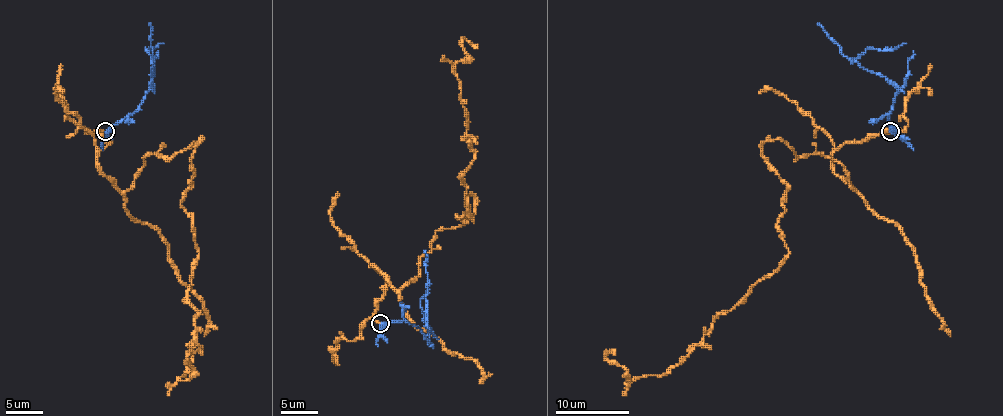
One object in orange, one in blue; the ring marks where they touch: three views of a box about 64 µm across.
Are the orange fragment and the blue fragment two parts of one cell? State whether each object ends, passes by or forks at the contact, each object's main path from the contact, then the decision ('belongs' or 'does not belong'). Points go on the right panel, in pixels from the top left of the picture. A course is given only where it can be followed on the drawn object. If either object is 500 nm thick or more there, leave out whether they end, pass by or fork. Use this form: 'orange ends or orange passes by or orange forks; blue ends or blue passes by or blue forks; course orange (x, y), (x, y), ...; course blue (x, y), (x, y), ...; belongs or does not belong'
orange ends; blue passes by; course orange (889, 132), (832, 154), (856, 192), (838, 161), (768, 139), (788, 255), (663, 375), (630, 380), (615, 355); course blue (889, 132), (887, 113), (902, 89), (864, 69), (856, 60), (867, 49), (889, 51), (906, 43); does not belong

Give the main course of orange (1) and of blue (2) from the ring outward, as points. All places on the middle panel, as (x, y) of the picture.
1: (380, 322), (372, 265), (396, 289), (468, 195), (455, 215), (474, 221), (455, 68), (462, 39), (477, 48)
2: (381, 322), (407, 320), (426, 335), (427, 289), (420, 300), (420, 308), (424, 322), (439, 339)

